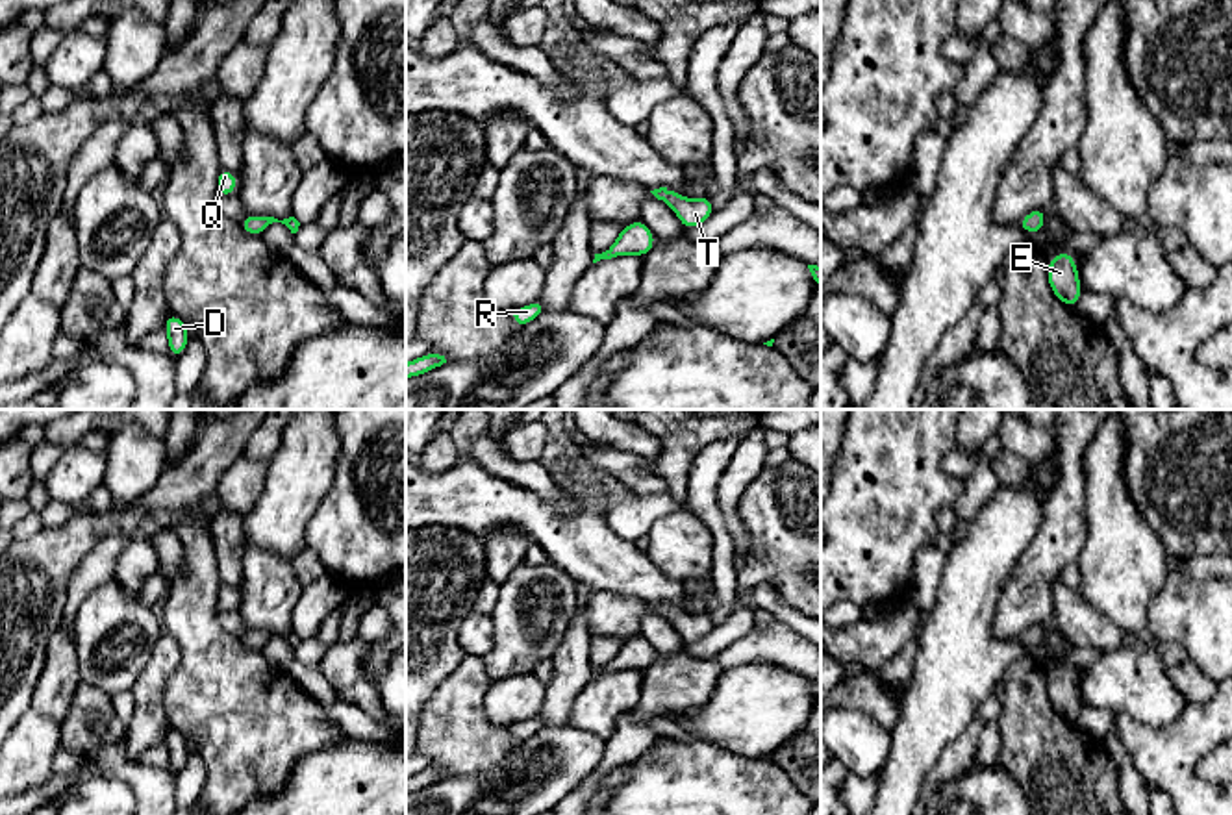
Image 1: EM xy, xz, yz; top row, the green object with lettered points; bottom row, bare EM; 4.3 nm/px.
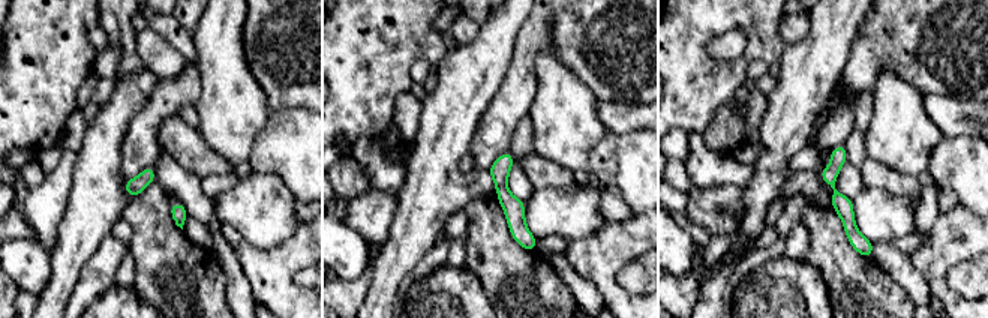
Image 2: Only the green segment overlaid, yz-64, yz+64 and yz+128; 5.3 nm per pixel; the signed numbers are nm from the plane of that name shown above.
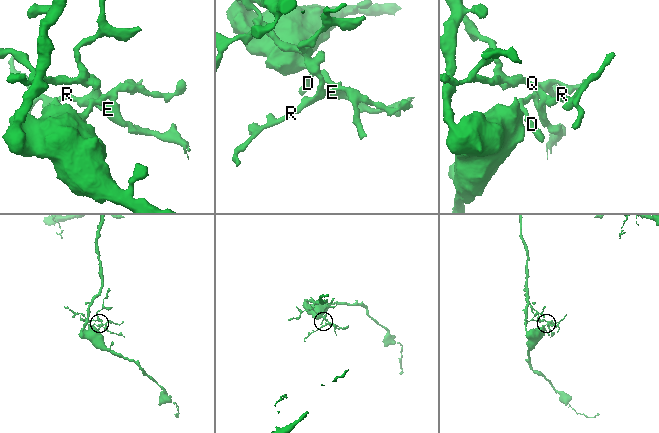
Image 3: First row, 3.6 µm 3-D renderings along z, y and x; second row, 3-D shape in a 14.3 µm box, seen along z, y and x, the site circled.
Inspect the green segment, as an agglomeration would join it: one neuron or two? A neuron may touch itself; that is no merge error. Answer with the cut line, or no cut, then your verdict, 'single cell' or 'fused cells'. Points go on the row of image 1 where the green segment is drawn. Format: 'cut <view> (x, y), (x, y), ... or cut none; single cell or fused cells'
cut none; single cell

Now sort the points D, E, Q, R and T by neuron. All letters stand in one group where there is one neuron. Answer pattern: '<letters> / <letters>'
D E Q R T

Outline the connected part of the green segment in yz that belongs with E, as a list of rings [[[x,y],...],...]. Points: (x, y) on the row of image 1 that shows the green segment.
[[[1056,252],[1056,257],[1047,263],[1047,276],[1054,296],[1076,309],[1082,287],[1073,254]]]

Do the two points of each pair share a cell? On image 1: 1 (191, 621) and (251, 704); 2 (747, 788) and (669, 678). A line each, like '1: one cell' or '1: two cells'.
1: one cell
2: two cells

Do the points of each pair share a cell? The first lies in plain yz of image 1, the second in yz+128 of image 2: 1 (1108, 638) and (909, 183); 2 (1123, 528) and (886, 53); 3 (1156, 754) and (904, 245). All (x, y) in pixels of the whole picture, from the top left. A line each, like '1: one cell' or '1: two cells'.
1: one cell
2: two cells
3: two cells

